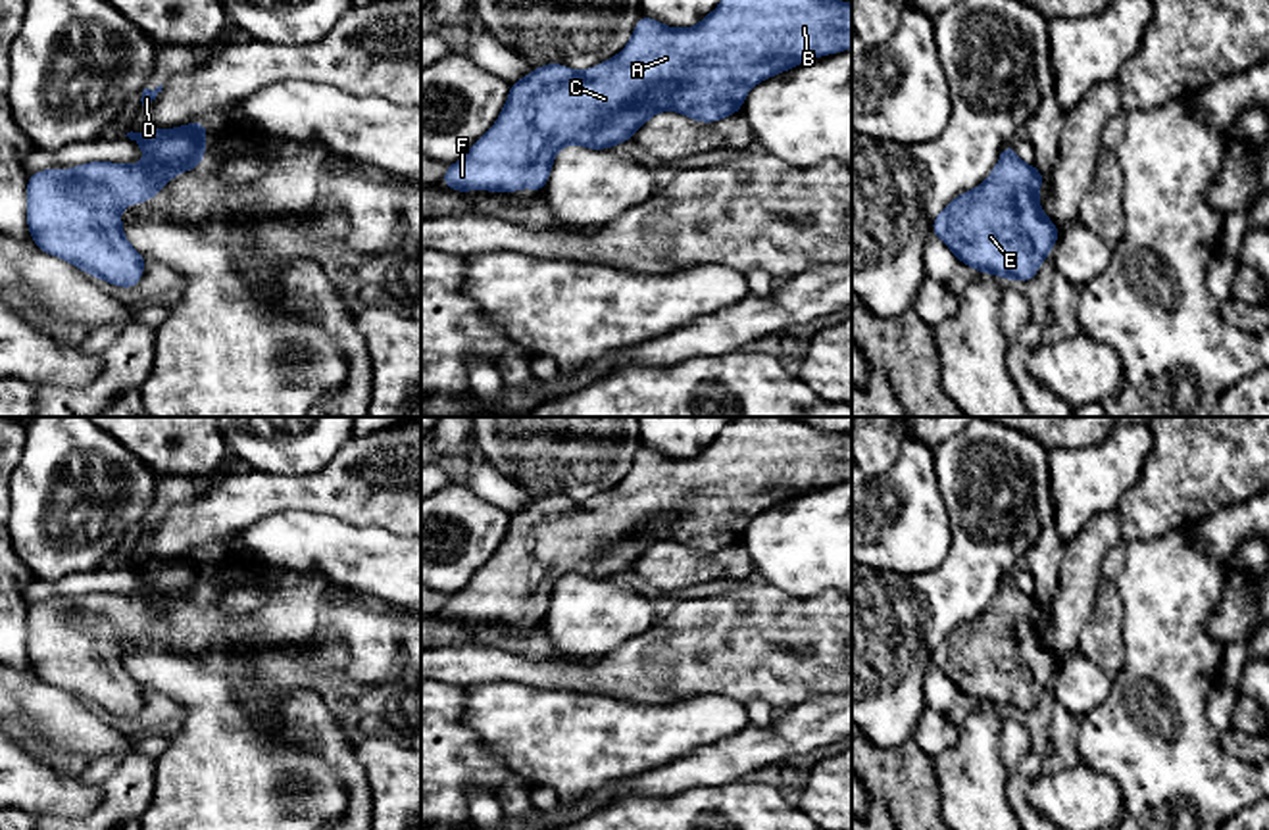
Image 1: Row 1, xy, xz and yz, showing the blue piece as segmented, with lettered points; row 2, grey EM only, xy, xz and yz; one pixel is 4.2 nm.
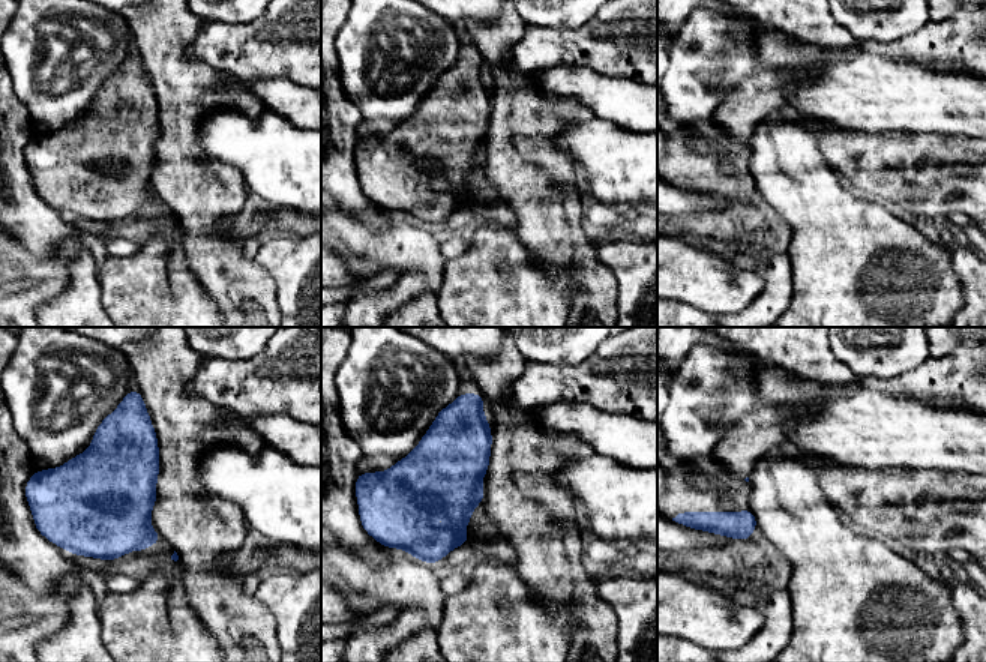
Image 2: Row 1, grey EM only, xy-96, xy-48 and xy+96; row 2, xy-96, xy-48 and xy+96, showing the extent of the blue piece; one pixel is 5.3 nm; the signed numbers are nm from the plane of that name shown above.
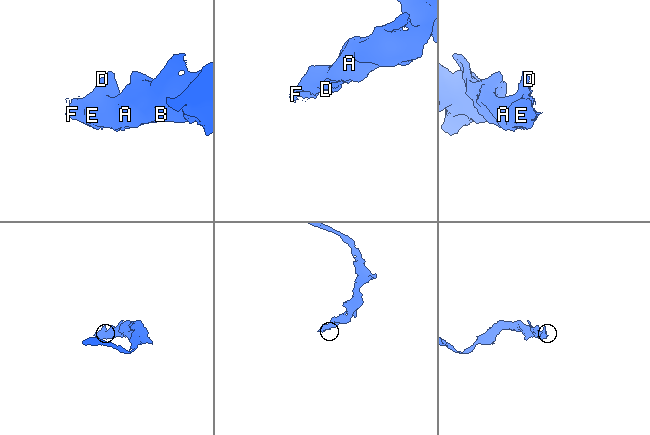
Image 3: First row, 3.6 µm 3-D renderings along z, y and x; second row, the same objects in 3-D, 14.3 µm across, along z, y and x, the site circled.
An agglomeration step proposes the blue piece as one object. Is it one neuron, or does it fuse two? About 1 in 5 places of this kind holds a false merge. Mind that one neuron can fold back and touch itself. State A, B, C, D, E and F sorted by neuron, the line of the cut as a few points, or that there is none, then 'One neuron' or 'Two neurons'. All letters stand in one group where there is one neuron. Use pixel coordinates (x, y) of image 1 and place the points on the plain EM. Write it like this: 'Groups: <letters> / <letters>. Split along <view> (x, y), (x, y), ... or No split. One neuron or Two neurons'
Groups: A B C D E F. No split. One neuron

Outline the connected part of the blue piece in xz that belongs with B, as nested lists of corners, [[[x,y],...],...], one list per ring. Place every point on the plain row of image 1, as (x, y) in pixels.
[[[734,417],[709,446],[690,459],[673,459],[642,444],[631,471],[611,490],[585,501],[548,494],[511,513],[498,551],[461,590],[448,596],[440,613],[463,624],[469,624],[471,619],[511,624],[525,617],[542,624],[554,586],[567,574],[590,580],[617,576],[631,571],[652,546],[667,540],[702,553],[721,551],[740,542],[748,521],[759,511],[811,488],[848,478],[852,478],[852,432],[821,430],[792,417]]]

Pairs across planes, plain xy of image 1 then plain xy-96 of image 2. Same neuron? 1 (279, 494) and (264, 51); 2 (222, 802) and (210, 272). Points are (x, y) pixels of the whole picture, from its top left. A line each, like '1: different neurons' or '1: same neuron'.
1: same neuron
2: different neurons

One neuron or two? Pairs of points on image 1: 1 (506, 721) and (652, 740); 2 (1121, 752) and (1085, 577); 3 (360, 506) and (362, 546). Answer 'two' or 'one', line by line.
1: one
2: two
3: two

